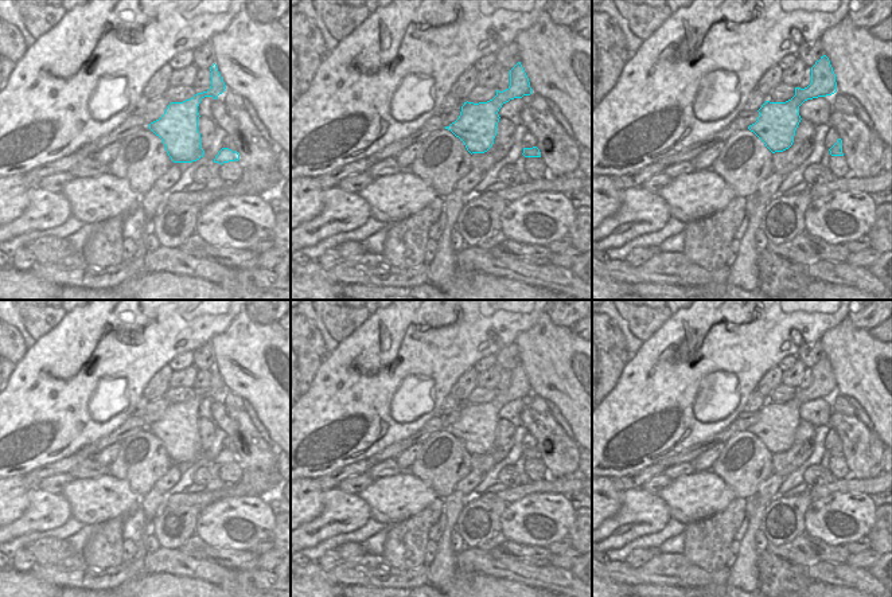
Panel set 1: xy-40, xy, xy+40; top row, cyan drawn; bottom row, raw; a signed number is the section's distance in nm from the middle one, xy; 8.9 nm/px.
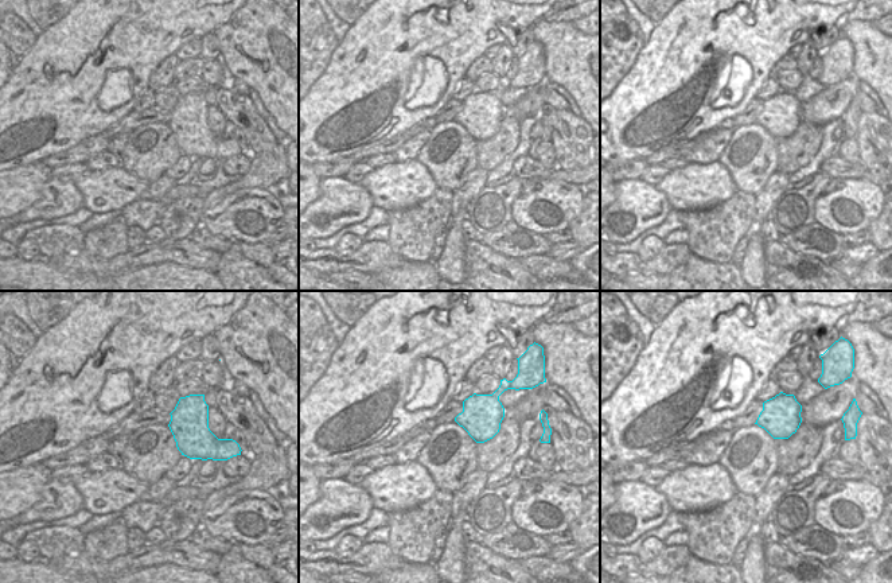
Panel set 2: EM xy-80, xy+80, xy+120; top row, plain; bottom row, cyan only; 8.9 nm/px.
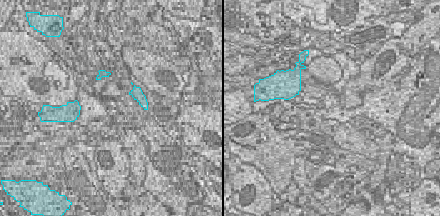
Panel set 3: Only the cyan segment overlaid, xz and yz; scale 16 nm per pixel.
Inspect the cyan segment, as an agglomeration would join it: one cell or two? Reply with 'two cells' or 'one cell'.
one cell

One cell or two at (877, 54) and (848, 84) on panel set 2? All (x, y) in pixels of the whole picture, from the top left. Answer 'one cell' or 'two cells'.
two cells

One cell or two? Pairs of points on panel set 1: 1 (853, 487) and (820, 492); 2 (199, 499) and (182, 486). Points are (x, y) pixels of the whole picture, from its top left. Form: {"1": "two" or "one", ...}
{"1": "one", "2": "two"}

